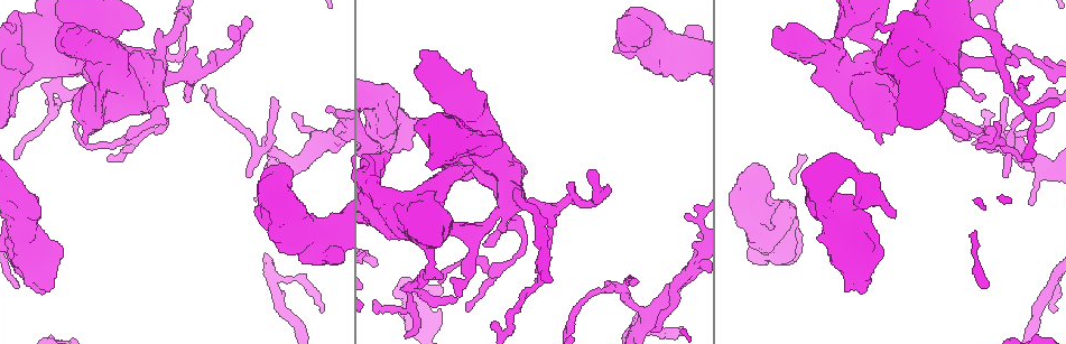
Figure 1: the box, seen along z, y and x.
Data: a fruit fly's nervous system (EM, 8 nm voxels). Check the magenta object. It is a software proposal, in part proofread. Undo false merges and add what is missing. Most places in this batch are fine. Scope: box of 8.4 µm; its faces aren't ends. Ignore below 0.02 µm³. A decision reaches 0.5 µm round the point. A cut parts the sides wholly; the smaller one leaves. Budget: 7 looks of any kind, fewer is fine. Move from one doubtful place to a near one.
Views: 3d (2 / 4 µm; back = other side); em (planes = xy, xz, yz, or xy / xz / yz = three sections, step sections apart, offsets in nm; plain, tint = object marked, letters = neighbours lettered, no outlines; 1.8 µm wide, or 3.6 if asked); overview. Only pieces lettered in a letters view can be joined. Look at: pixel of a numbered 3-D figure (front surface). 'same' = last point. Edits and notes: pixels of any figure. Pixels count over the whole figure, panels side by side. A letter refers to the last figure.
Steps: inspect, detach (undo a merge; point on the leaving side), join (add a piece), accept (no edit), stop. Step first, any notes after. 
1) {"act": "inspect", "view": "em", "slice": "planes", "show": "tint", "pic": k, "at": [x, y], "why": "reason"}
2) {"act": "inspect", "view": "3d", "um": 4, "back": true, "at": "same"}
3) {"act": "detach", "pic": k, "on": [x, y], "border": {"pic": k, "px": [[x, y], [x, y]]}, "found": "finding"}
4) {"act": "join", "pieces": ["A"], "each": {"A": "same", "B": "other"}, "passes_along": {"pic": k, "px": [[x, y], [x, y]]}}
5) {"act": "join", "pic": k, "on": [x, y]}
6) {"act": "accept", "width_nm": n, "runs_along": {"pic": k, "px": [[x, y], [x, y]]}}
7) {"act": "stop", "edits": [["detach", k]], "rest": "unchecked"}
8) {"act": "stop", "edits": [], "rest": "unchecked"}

{"act": "inspect", "view": "em", "um": 3.6, "slice": "planes", "show": "tint", "pic": 1, "at": [647, 65], "why": "thick end"}

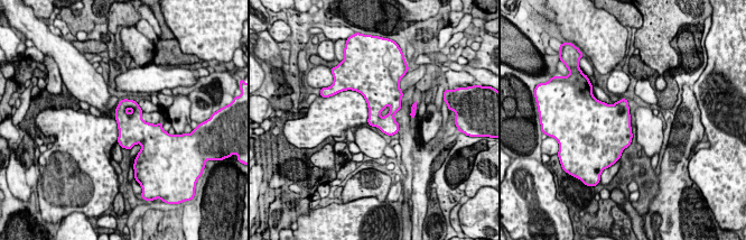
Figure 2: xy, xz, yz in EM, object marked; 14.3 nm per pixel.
{"act": "inspect", "view": "em", "um": 3.6, "slice": "planes", "show": "letters", "at": "same"}

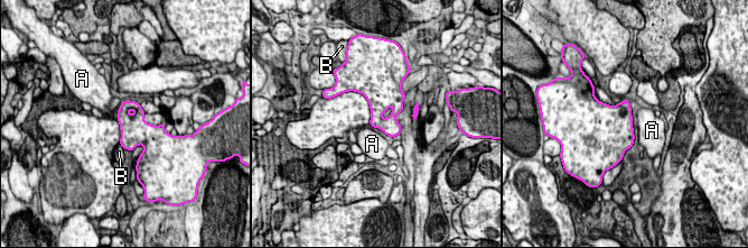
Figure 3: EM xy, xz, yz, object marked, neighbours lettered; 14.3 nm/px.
{"act": "accept", "each": {"A": "other", "B": "other"}, "border": {"pic": 3, "px": [[122, 102], [117, 110]]}, "found": "no lettered piece goes on from it"}

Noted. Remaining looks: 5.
{"act": "inspect", "view": "em", "slice": "yz", "step": 4, "show": "letters", "pic": 1, "at": [272, 98], "why": "branch stops here"}

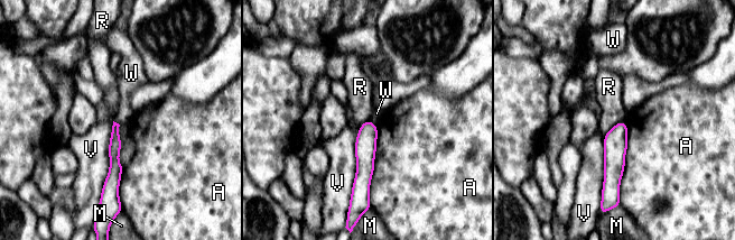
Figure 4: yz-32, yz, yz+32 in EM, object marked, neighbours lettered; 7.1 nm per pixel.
{"act": "accept", "longest_contact_nm": ["A", 600], "each": {"A": "other", "M": "other", "R": "other", "V": "other", "W": "other"}, "border": {"pic": 4, "px": [[624, 121], [619, 121], [604, 137]]}, "found": "none of them fits"}

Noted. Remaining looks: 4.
{"act": "inspect", "view": "3d", "um": 4, "back": true, "pic": 1, "at": [873, 66], "why": "abrupt turn"}

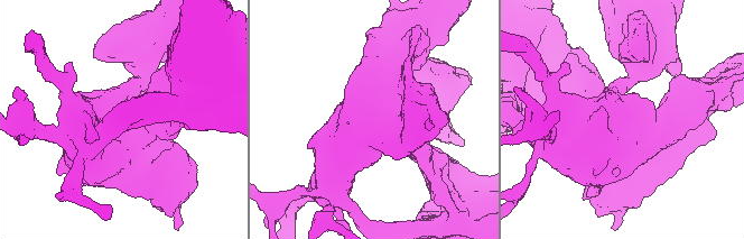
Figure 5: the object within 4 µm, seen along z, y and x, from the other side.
{"act": "inspect", "view": "em", "um": 3.6, "slice": "planes", "show": "plain", "pic": 5, "at": [620, 118]}

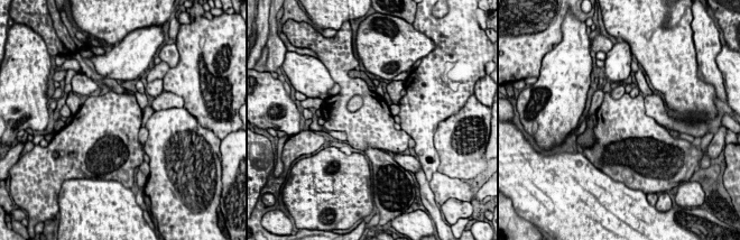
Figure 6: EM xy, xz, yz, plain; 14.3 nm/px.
{"act": "inspect", "view": "em", "um": 3.6, "slice": "planes", "show": "letters", "at": "same", "why": "what lies round it"}

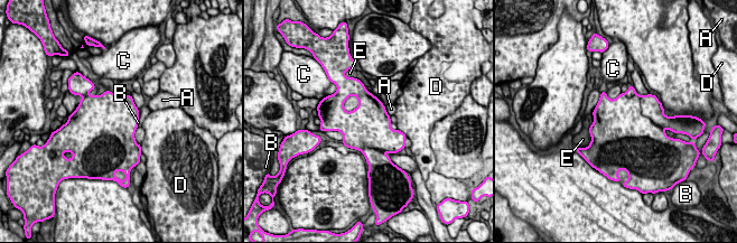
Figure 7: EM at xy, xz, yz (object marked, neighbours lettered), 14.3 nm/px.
{"act": "accept", "each": {"A": "other", "B": "other", "C": "other", "D": "other", "E": "other"}, "border": {"pic": 7, "px": [[139, 110], [137, 125]]}, "found": "continuous, no second cell"}

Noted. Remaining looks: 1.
{"act": "stop", "edits": [], "rest": "unchecked"}

